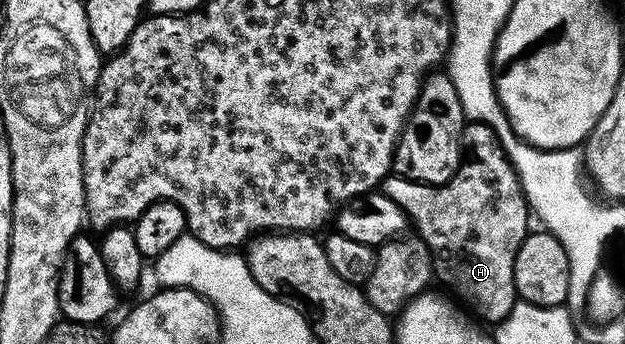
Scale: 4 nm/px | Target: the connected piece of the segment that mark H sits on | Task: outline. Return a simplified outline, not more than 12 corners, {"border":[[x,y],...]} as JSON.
{"border":[[492,127],[448,183],[391,175],[437,280],[475,318],[516,300],[532,213]]}

